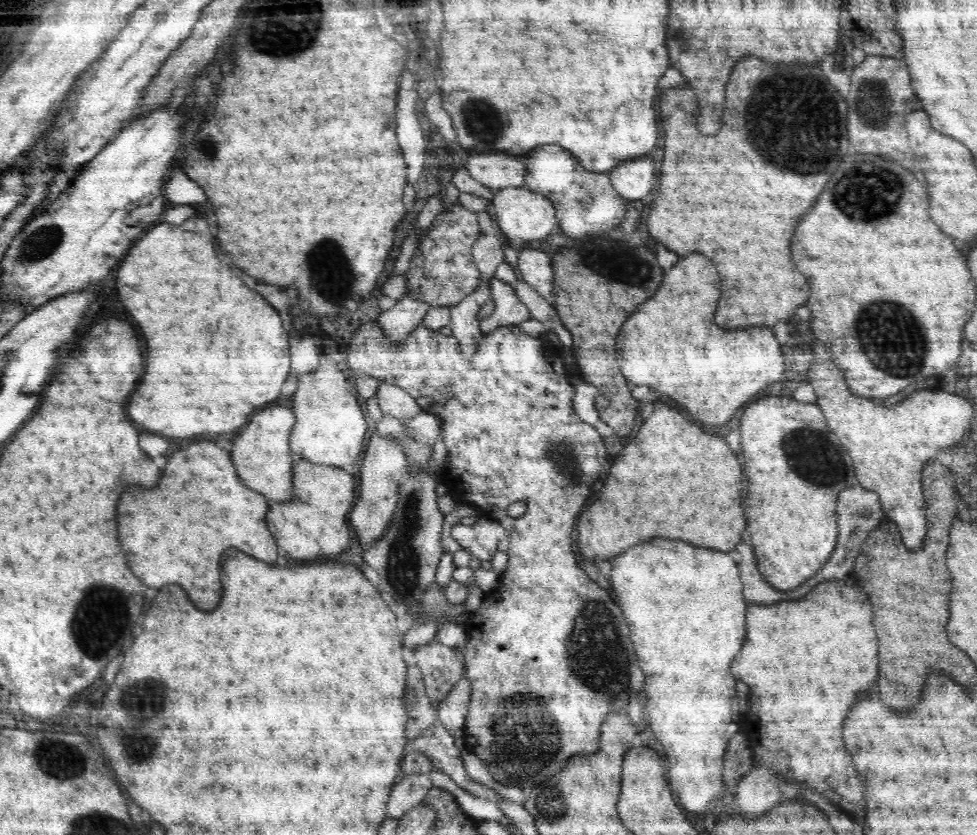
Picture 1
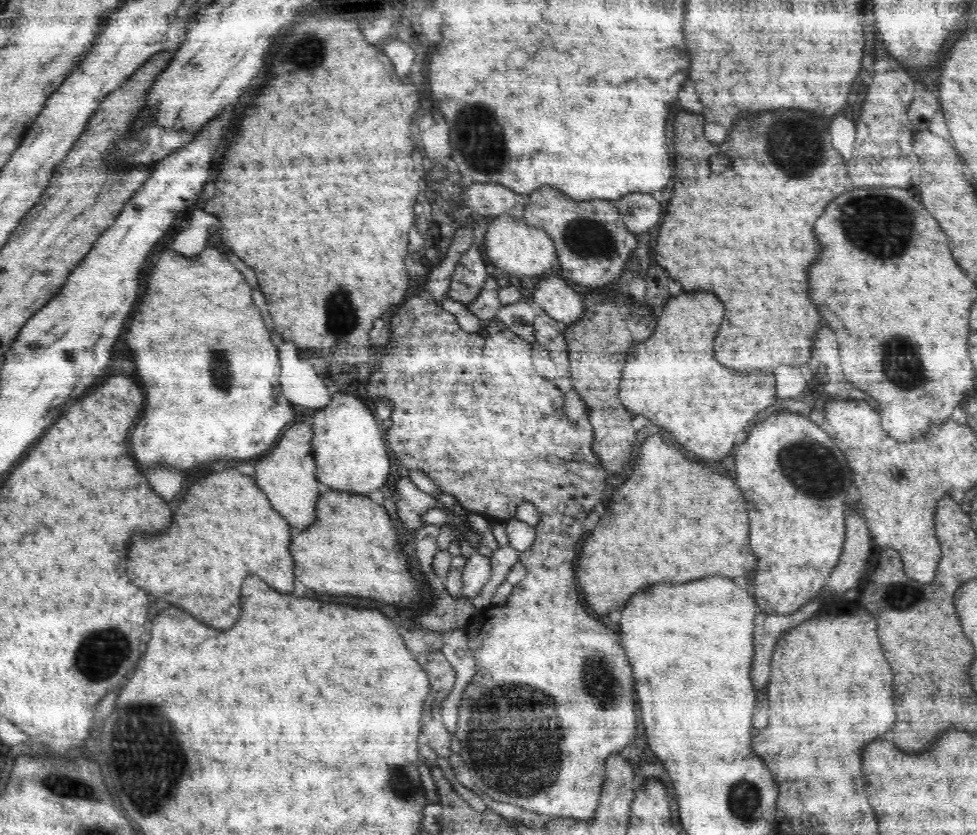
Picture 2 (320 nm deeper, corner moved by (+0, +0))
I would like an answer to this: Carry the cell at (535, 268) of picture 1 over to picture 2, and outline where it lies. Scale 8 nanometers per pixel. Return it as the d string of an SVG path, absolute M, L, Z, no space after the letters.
M549 273L540 277L533 300L556 322L576 324L585 314L584 299L564 278Z

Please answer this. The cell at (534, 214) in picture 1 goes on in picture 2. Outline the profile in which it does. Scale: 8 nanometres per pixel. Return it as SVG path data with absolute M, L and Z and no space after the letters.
M500 214L489 223L484 237L484 254L490 264L500 268L504 276L519 279L537 278L551 273L556 264L555 246L549 234L536 226L528 226L522 218Z

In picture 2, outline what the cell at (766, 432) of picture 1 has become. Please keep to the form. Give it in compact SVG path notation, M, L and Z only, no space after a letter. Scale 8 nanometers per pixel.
M783 412L758 424L736 452L736 482L744 492L750 512L750 544L758 558L754 600L766 614L792 614L818 597L838 564L844 546L844 508L852 470L846 456L820 426L794 412Z

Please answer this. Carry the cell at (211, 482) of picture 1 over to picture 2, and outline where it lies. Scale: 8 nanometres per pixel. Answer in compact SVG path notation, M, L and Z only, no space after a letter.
M238 470L212 472L188 490L166 534L158 538L138 536L134 540L126 572L136 586L158 594L162 600L178 608L184 608L200 622L218 630L230 630L230 626L234 626L240 618L240 590L248 576L260 576L266 584L274 584L274 588L280 588L284 594L294 592L294 558L288 552L291 528L288 521L270 506L254 478L242 476Z

